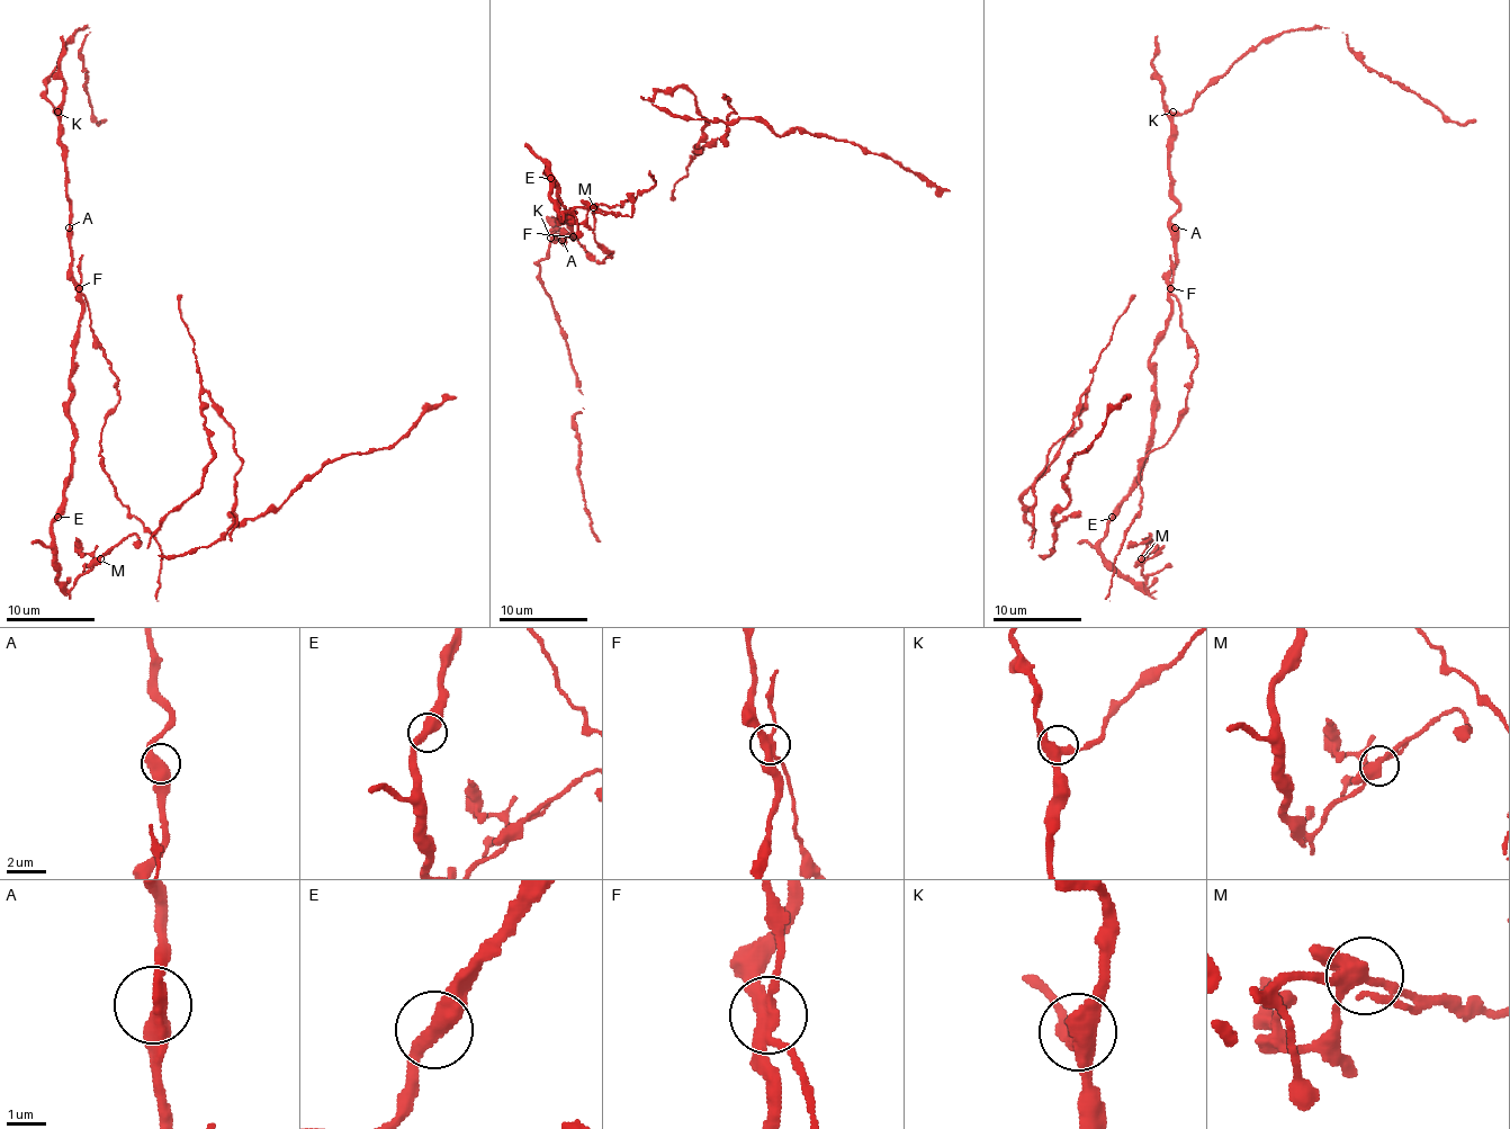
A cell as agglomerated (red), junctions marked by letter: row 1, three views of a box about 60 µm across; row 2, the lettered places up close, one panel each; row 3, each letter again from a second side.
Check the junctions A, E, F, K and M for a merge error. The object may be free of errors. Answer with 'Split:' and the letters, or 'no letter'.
Split: F

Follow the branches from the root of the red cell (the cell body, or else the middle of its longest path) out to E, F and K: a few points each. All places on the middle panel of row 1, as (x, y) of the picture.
E: (607, 258), (600, 262), (568, 229), (568, 217), (562, 220), (568, 214), (557, 200), (557, 187), (550, 178)
F: (607, 258), (600, 262), (573, 235)
K: (607, 258), (600, 262), (571, 235), (564, 240), (564, 235), (564, 244), (559, 235), (550, 238)

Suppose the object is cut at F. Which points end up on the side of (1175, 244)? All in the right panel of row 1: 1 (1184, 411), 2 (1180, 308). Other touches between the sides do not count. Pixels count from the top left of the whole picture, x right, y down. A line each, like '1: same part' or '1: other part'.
1: other part
2: other part

